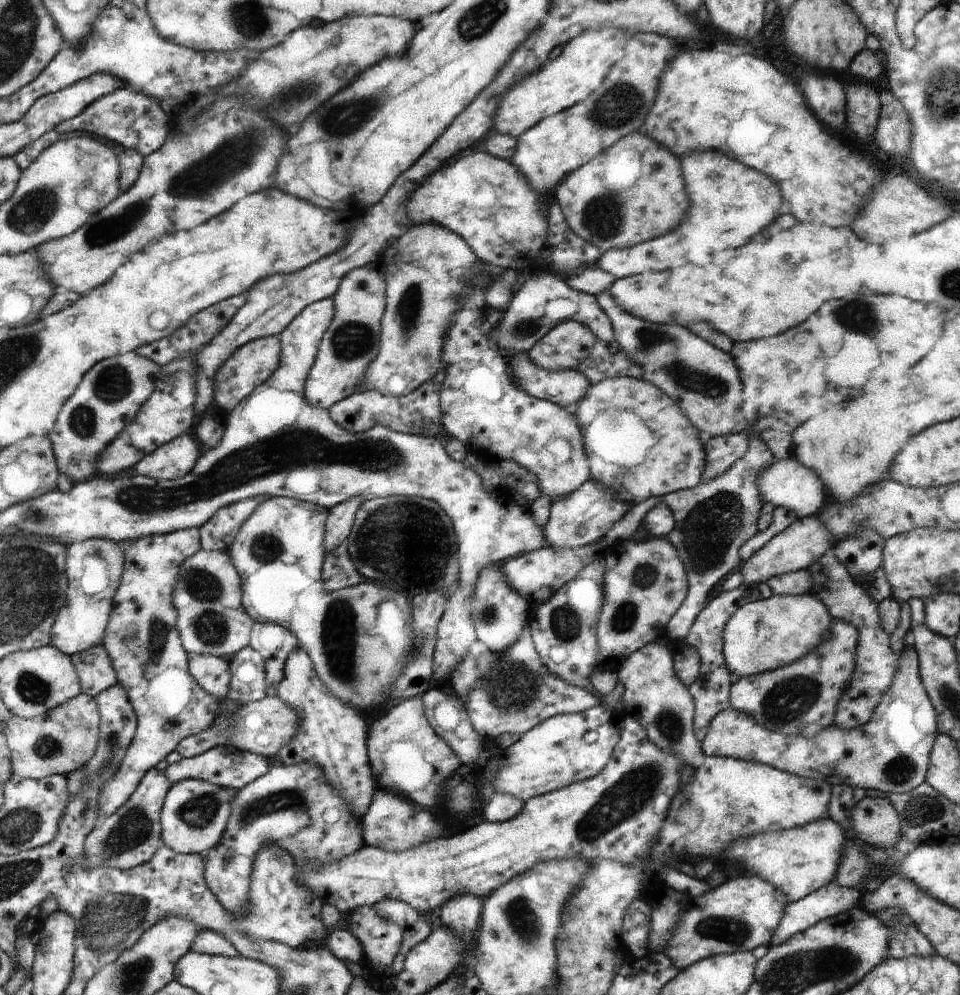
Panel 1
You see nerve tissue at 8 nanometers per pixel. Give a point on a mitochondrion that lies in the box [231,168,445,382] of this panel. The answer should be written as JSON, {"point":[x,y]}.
{"point":[351,340]}

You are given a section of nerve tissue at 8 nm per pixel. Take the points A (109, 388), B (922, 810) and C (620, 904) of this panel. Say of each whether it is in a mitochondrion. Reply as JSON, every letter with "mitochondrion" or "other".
{"A":"mitochondrion","B":"mitochondrion","C":"other"}

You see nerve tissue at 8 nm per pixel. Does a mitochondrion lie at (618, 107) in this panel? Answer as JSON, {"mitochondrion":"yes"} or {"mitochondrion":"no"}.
{"mitochondrion":"yes"}

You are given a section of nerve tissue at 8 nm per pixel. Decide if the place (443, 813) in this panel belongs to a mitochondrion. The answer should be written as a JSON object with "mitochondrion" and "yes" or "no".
{"mitochondrion":"no"}

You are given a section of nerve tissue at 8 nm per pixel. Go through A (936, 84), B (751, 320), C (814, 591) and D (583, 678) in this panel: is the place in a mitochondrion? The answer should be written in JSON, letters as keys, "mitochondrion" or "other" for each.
{"A":"mitochondrion","B":"other","C":"other","D":"other"}

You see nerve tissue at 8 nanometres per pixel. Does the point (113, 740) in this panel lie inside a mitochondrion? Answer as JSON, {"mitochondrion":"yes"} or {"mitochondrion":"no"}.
{"mitochondrion":"yes"}

